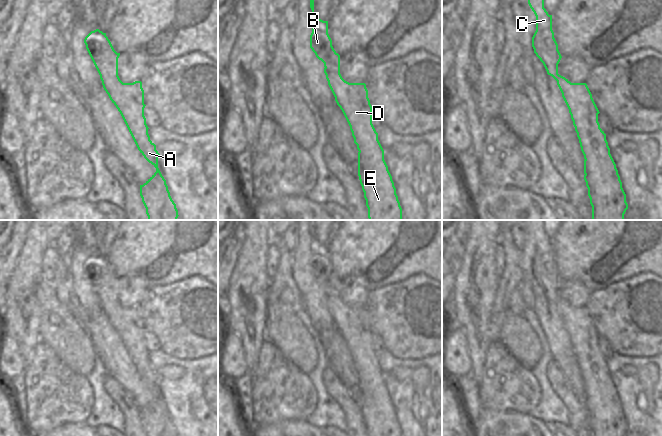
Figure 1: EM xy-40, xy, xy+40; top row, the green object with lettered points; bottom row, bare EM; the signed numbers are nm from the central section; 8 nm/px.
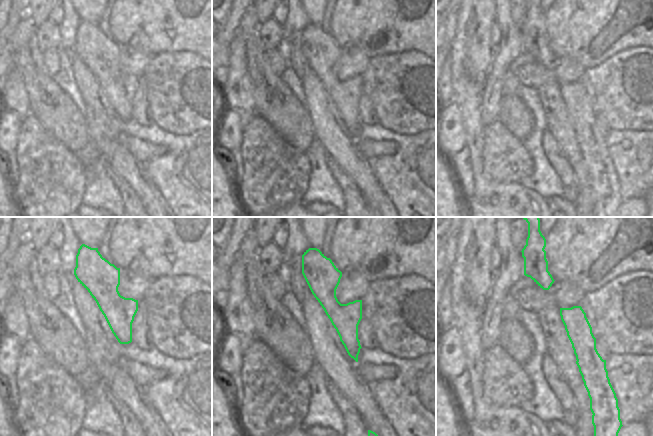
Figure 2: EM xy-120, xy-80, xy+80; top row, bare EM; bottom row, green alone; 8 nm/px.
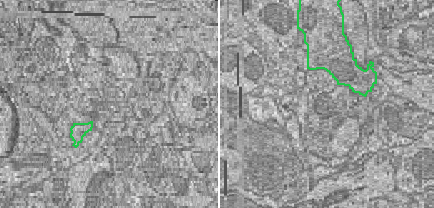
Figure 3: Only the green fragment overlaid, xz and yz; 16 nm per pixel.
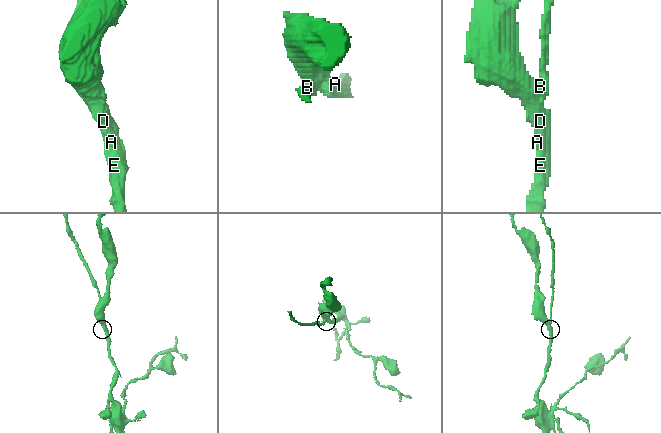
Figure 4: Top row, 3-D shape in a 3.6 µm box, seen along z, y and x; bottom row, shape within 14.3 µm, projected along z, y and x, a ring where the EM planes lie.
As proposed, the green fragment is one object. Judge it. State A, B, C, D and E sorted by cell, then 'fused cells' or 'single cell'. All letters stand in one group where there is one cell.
A B D E / C; fused cells

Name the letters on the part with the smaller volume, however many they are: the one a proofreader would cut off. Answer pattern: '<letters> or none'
C

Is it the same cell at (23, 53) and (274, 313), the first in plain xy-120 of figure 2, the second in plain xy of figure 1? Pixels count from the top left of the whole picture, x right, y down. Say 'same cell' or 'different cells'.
same cell

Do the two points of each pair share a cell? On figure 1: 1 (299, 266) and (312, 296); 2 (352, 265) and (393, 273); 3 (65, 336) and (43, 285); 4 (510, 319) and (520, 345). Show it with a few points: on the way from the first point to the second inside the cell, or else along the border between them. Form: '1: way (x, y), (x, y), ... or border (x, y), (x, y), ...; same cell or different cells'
1: way (301, 273), (310, 289); same cell
2: way (363, 260), (383, 260), (385, 262); same cell
3: way (56, 323), (46, 298); same cell
4: way (514, 325), (519, 339); same cell

